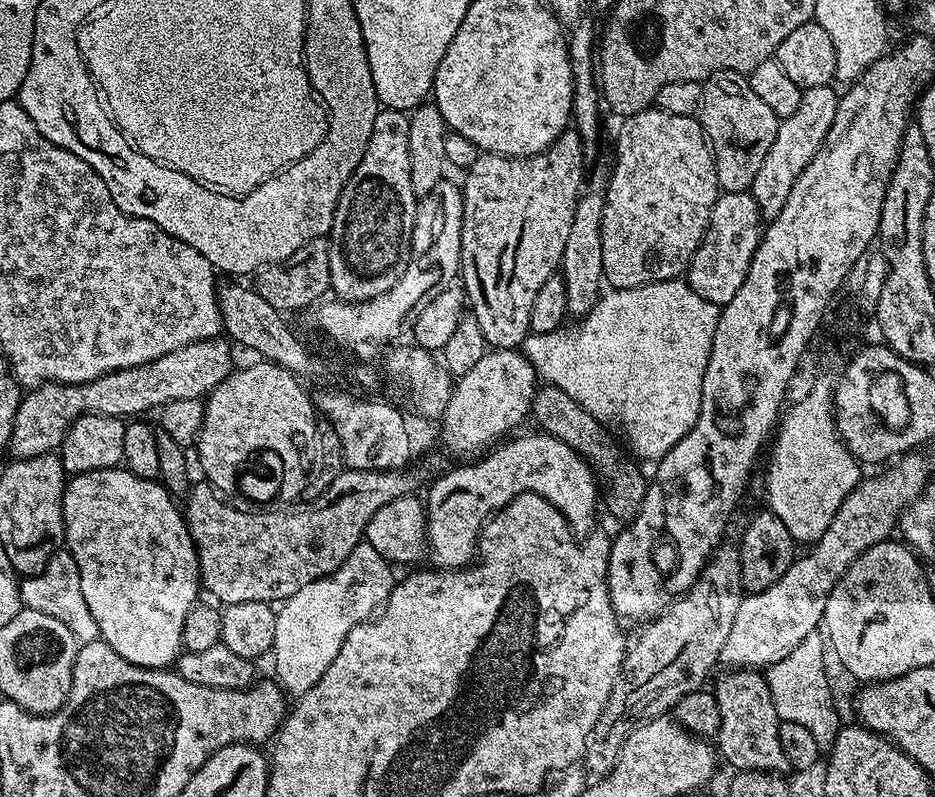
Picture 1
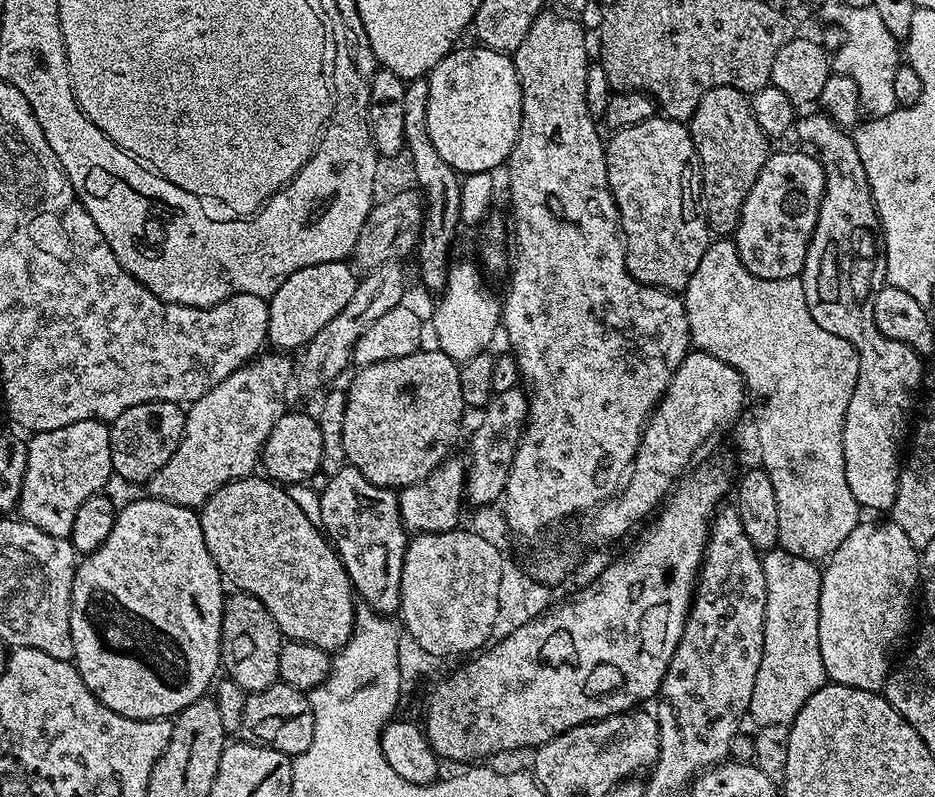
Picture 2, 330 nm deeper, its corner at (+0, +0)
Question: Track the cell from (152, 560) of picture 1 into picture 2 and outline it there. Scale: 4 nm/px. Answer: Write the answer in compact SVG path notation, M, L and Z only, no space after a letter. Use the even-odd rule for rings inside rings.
M141 495L141 500L132 500L128 505L121 507L116 514L114 522L114 530L110 530L110 534L106 537L106 542L102 542L102 546L98 546L98 550L87 553L76 565L76 577L72 583L72 605L70 606L70 634L74 638L74 663L78 674L82 678L82 682L86 682L88 689L98 698L98 702L102 702L110 710L114 710L118 714L122 714L126 718L134 718L135 720L163 720L165 718L175 717L186 706L190 706L201 696L205 695L213 687L214 681L217 679L216 671L221 671L220 661L220 627L222 626L223 608L226 599L225 581L222 579L220 571L216 568L214 558L210 554L210 550L206 550L206 542L202 534L202 526L200 525L200 517L195 511L186 506L178 506L174 502L166 502L160 500L157 496Z

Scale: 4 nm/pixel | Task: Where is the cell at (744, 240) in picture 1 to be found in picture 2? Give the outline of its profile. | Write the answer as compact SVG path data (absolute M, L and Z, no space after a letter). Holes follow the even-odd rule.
M773 151L762 166L754 186L750 186L750 194L746 194L734 239L740 261L746 266L746 270L750 270L750 274L758 278L785 280L791 276L799 277L806 262L807 248L811 244L824 196L824 170L811 151L802 151L806 152Z

